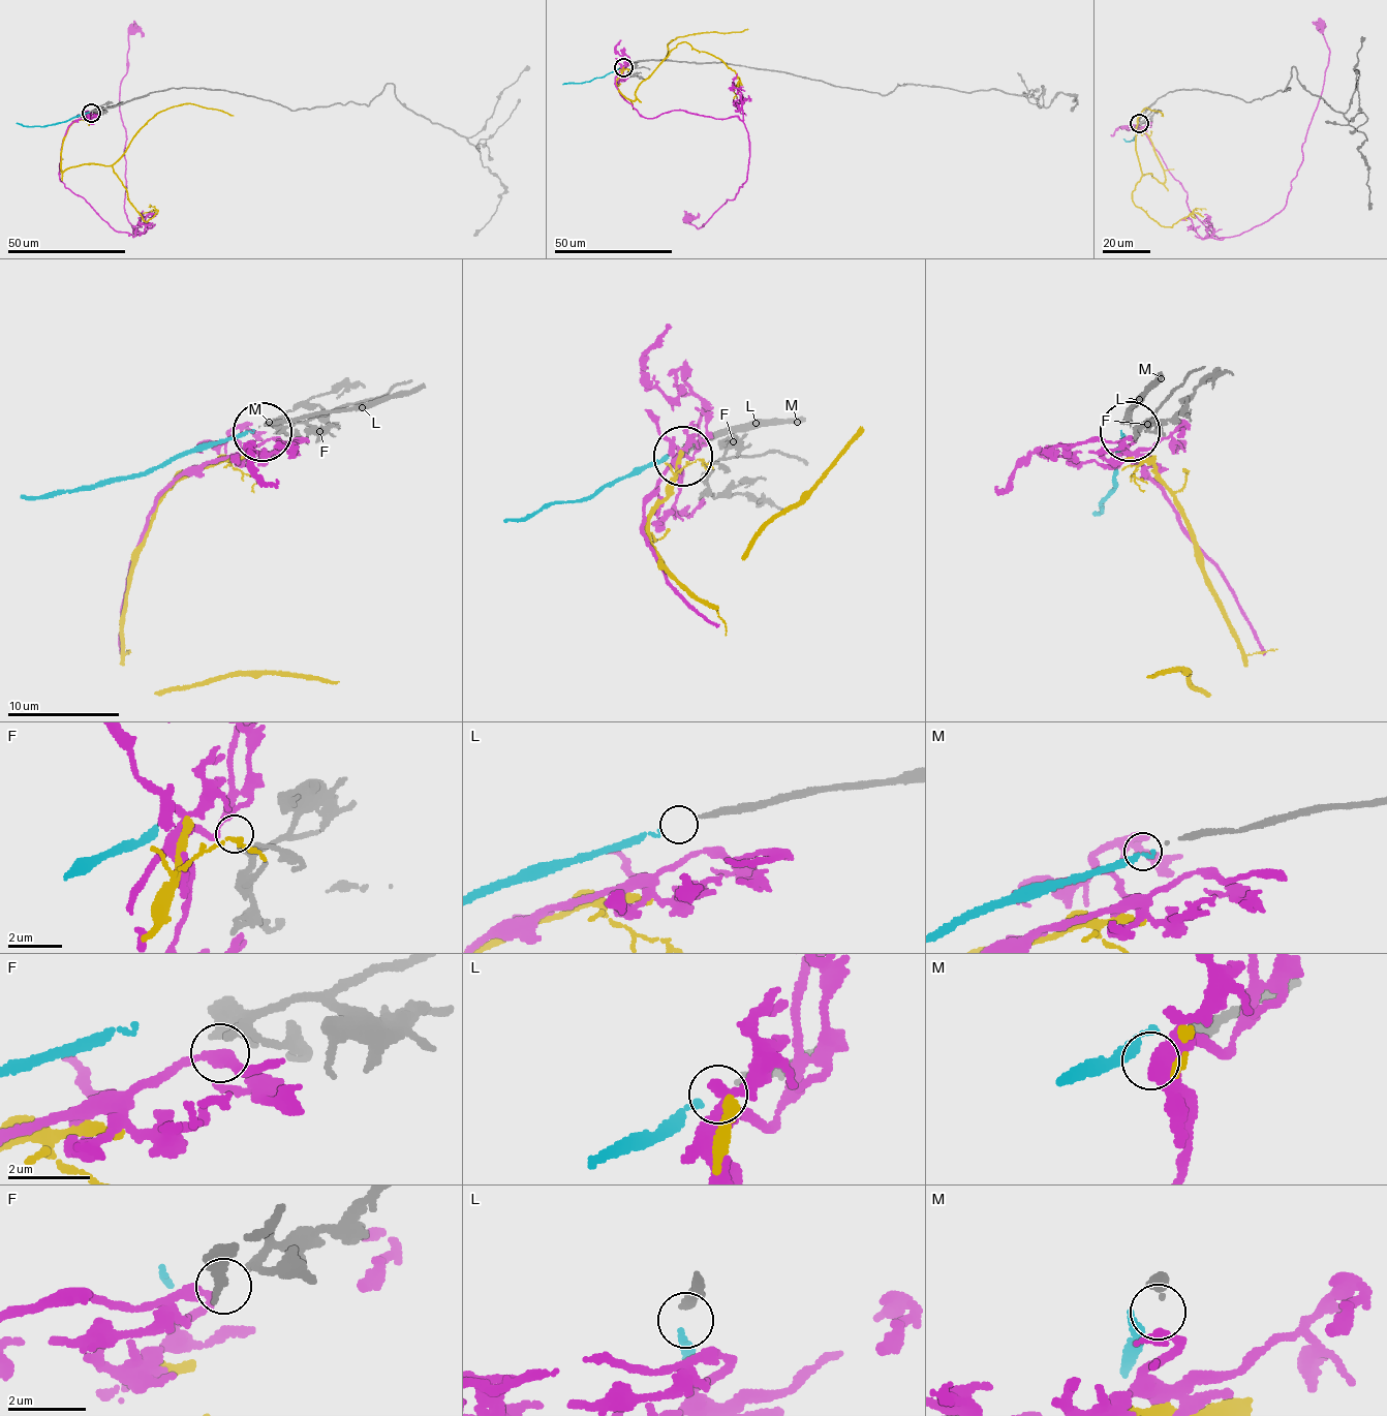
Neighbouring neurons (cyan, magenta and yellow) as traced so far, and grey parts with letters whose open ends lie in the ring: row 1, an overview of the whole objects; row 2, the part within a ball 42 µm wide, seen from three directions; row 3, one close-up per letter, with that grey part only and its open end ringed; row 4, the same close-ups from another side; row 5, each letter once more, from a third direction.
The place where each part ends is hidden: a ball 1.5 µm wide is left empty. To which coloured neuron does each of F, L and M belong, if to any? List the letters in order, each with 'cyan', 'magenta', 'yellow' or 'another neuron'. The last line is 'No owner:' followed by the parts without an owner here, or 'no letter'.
F: magenta
L: cyan
M: another neuron
No owner: M

